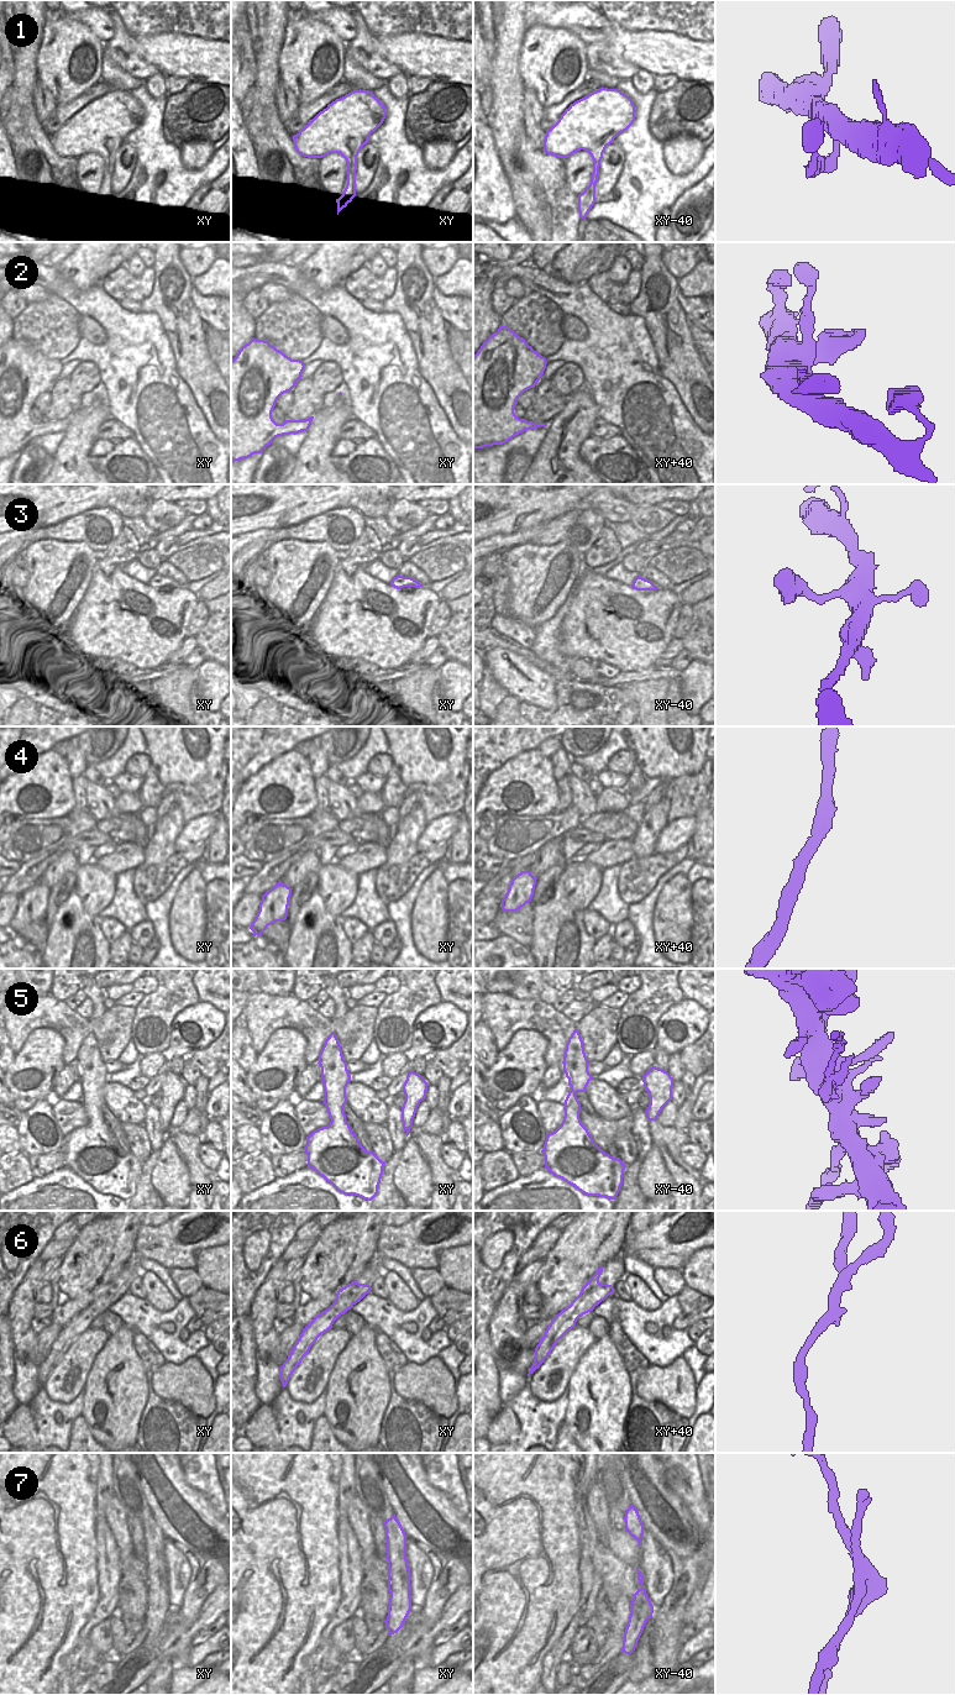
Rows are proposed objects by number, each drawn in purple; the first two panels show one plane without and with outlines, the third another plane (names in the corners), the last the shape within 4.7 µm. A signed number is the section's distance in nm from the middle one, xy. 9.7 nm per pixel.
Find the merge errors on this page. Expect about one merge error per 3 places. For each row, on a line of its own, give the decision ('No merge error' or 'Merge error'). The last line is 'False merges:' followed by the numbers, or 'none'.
1: No merge error
2: No merge error
3: No merge error
4: Merge error
5: No merge error
6: Merge error
7: Merge error
False merges: 4, 6, 7

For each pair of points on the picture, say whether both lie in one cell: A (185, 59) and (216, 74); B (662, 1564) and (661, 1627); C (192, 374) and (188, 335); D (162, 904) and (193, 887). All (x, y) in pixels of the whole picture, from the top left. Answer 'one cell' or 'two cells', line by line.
A: one cell
B: two cells
C: one cell
D: two cells

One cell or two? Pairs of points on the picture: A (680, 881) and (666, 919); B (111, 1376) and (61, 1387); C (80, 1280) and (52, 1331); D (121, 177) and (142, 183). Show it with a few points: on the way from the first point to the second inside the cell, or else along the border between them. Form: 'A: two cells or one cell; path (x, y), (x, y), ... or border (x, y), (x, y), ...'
A: one cell; path (677, 891), (673, 909)
B: two cells; border (95, 1355), (84, 1386)
C: two cells; border (52, 1322), (62, 1327)
D: two cells; border (137, 152), (130, 184), (114, 194)

